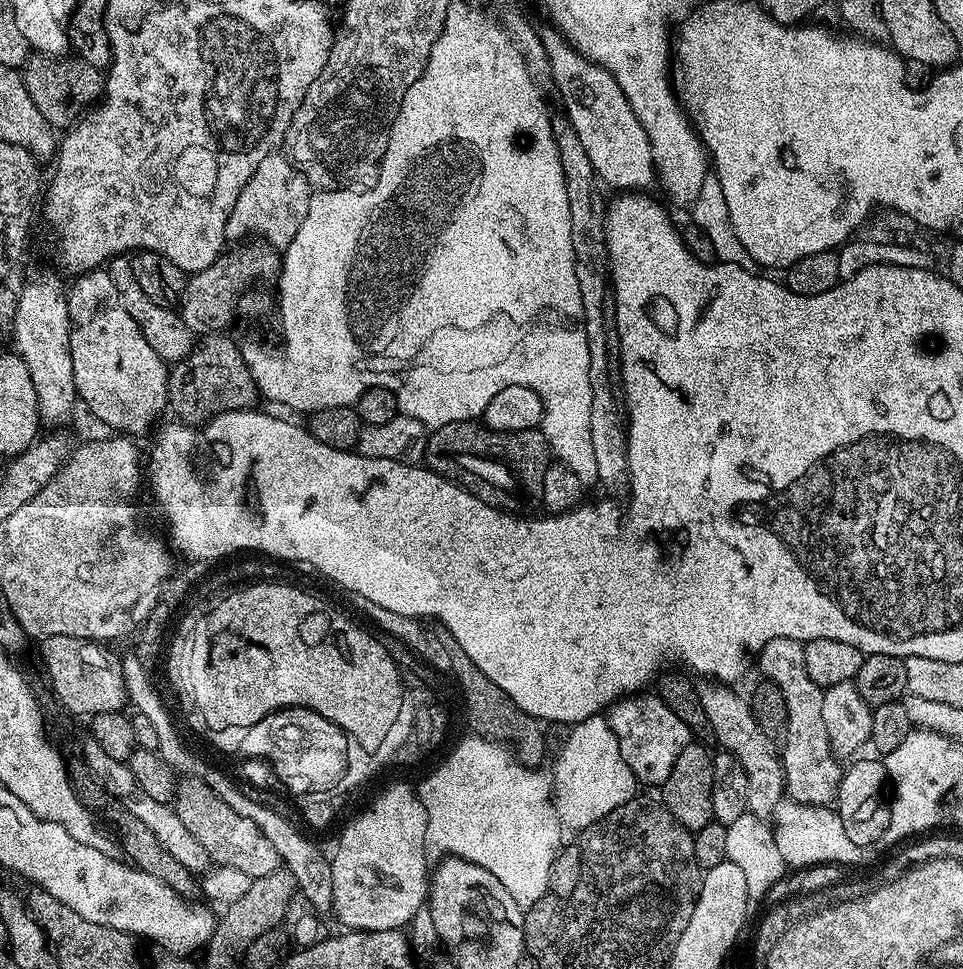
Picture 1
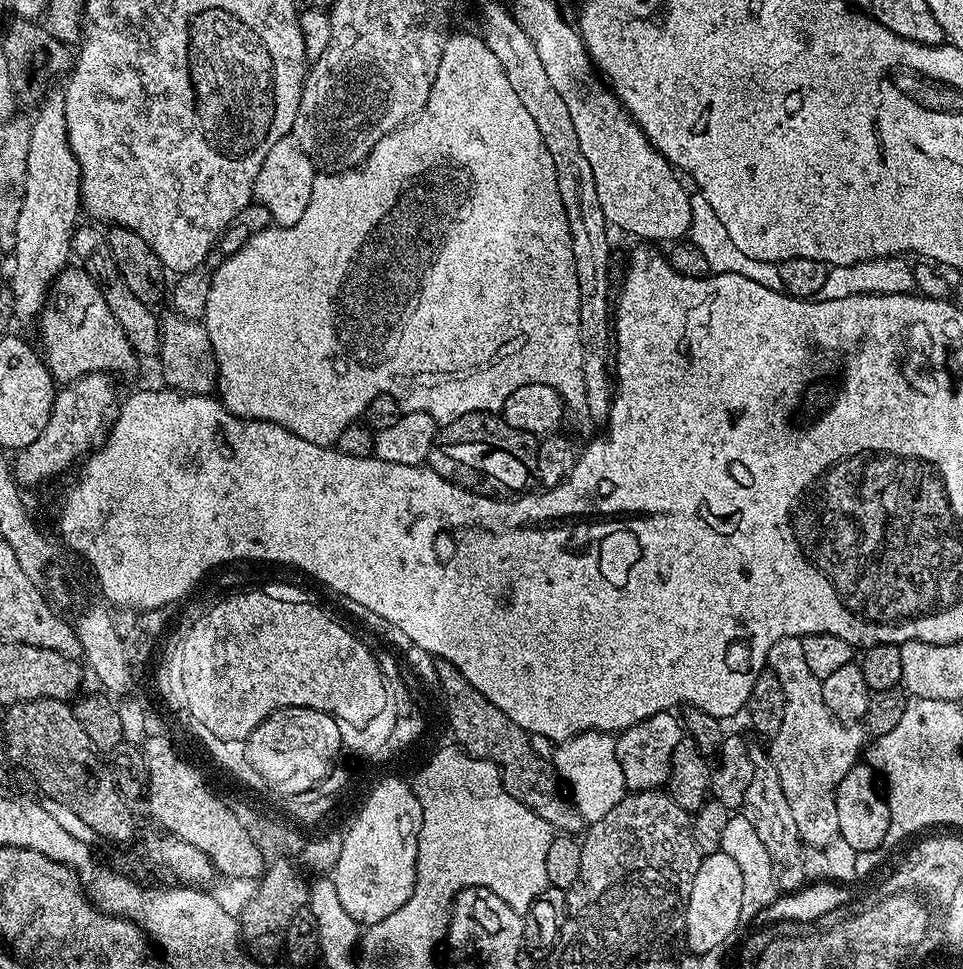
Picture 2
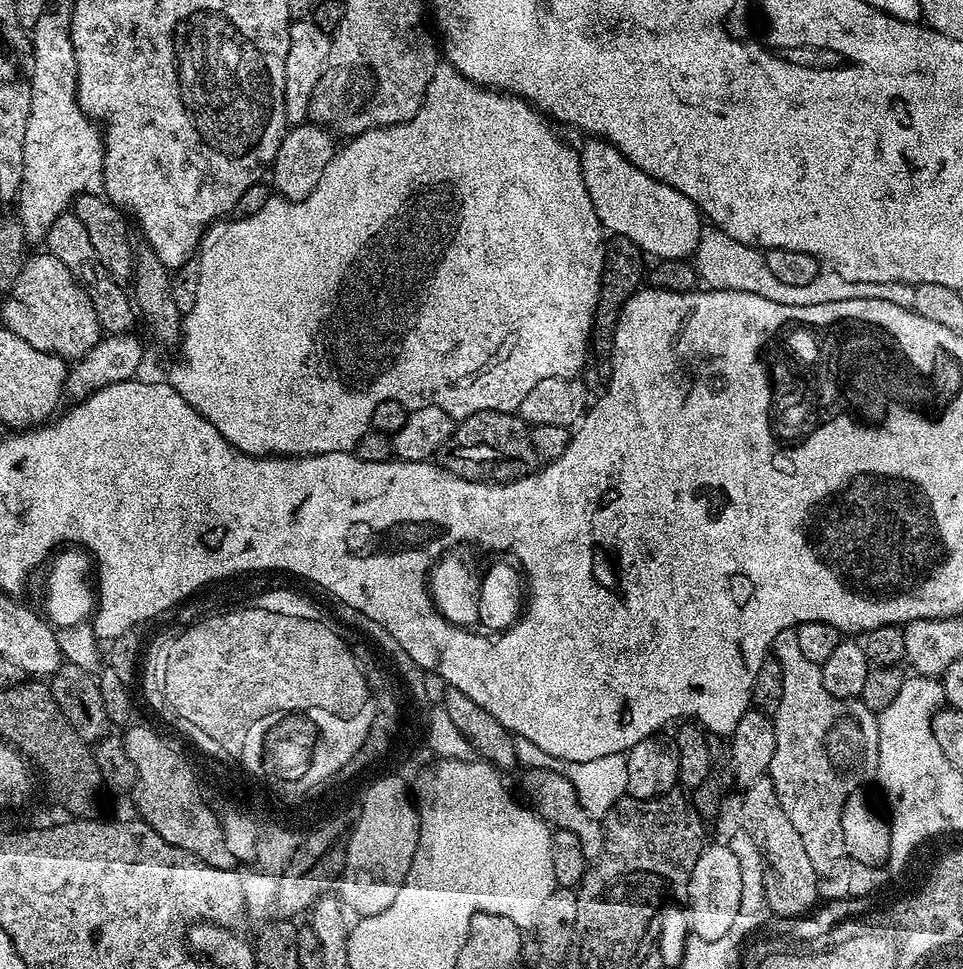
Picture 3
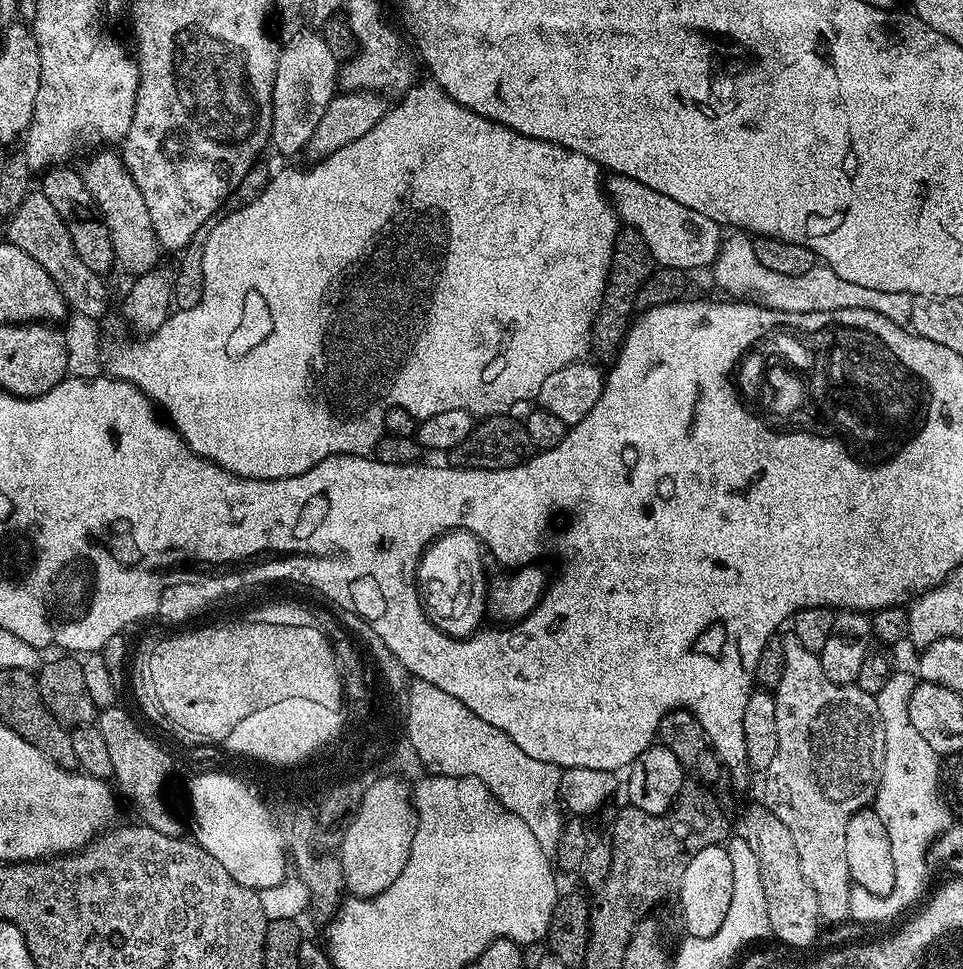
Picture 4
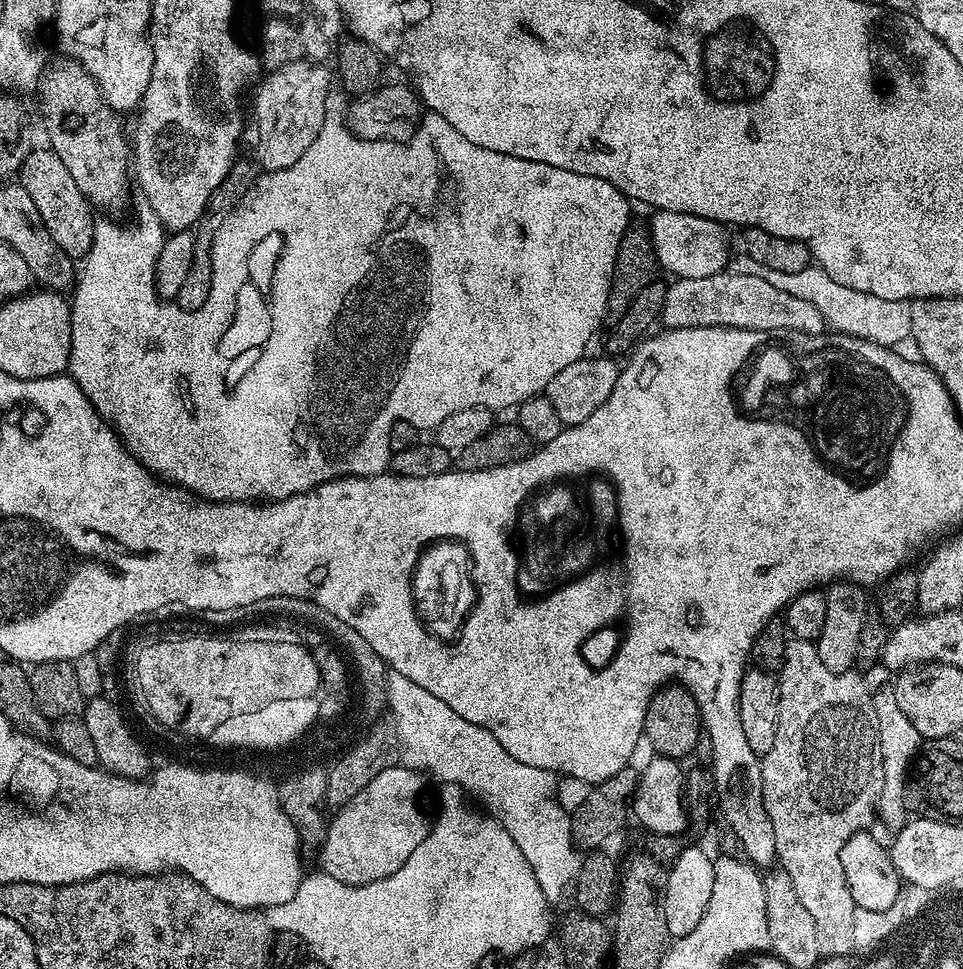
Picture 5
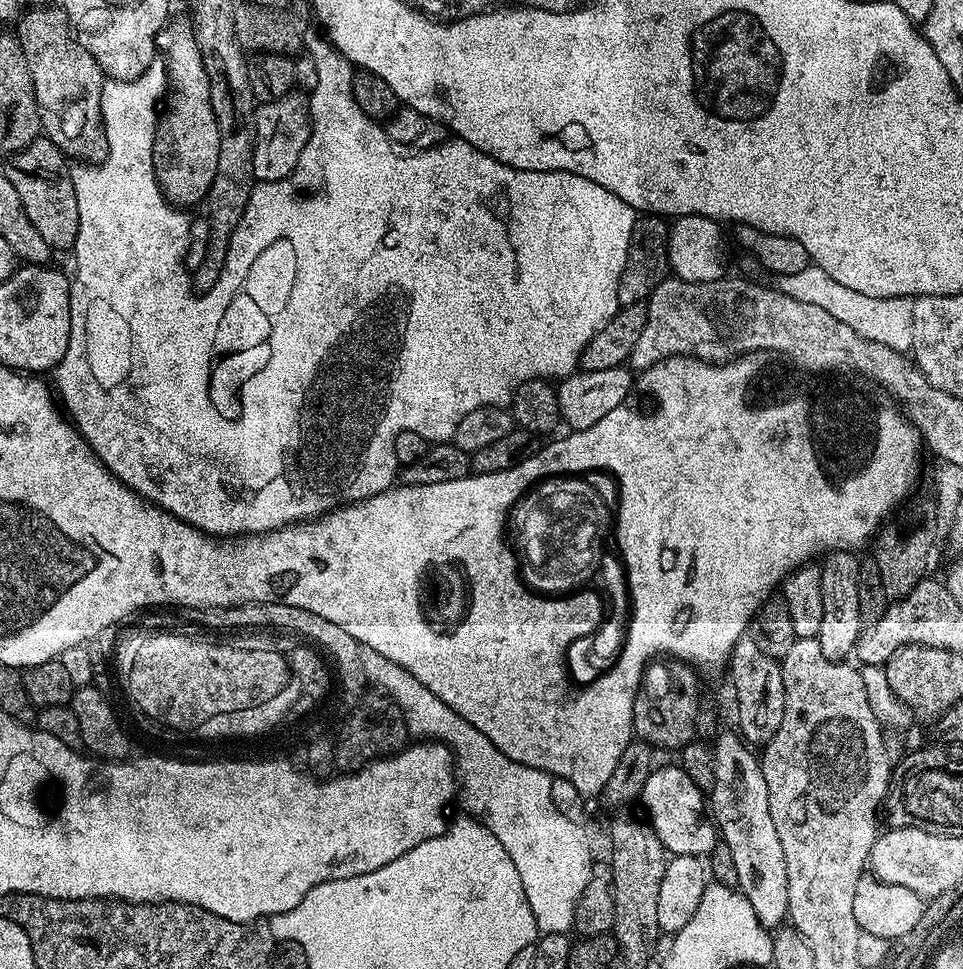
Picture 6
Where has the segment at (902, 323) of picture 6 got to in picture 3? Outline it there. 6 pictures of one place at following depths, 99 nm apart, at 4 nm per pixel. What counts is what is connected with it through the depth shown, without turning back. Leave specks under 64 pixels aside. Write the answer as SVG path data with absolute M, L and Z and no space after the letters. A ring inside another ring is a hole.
M715 226L705 227L701 231L694 263L697 277L703 283L705 280L708 288L746 290L746 294L759 294L762 298L770 298L770 302L782 302L786 306L823 306L825 302L850 302L850 298L882 298L882 302L914 308L916 285L906 282L852 282L837 272L821 270L810 286L790 286L770 274L770 266L766 266L761 249L746 246Z

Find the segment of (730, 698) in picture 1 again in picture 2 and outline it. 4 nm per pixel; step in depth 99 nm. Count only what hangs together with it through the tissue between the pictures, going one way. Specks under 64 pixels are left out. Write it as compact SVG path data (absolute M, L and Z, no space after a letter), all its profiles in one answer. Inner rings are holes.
M771 762L757 763L754 770L754 782L750 782L750 787L746 790L742 814L754 826L755 833L770 854L777 889L781 893L788 893L803 888L808 880L804 869L806 848L800 839L798 825L794 823L794 814L790 814L786 794L782 794L782 782L778 782L778 770L774 770Z

